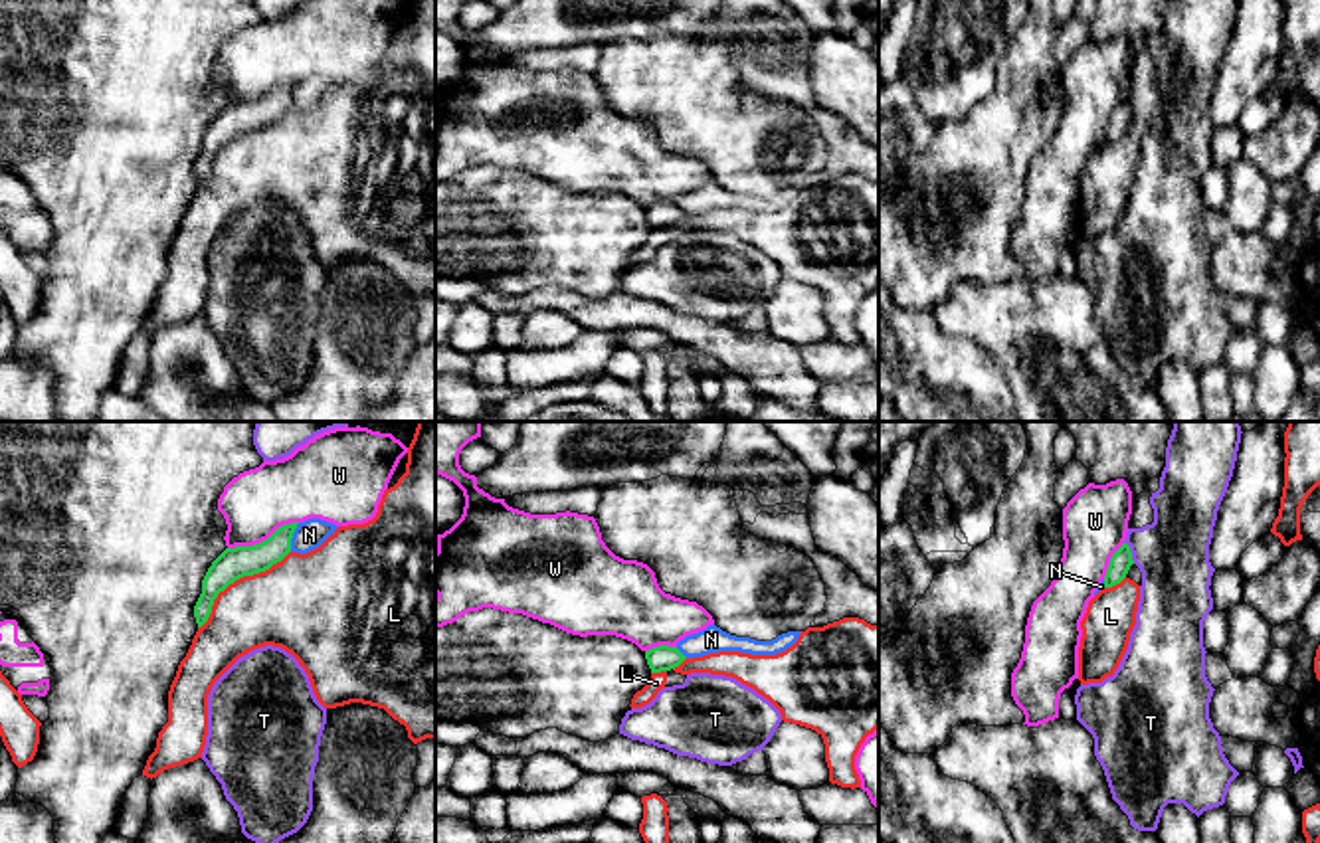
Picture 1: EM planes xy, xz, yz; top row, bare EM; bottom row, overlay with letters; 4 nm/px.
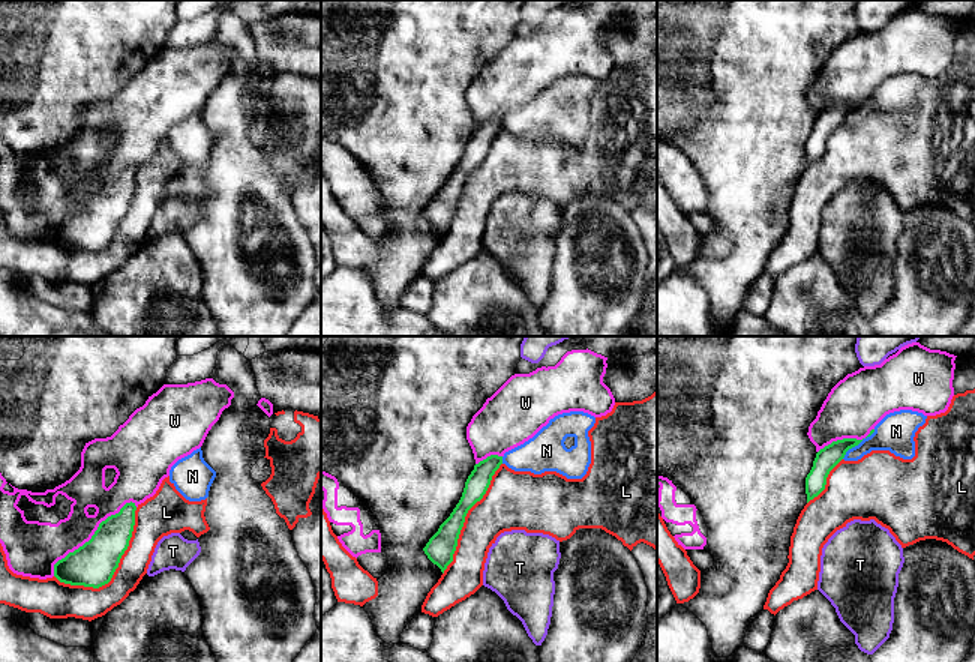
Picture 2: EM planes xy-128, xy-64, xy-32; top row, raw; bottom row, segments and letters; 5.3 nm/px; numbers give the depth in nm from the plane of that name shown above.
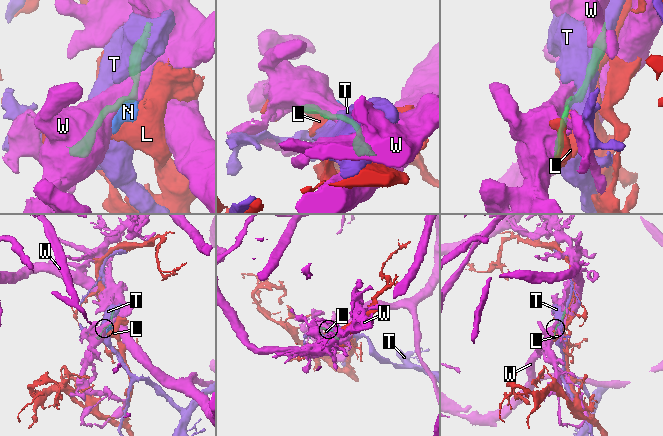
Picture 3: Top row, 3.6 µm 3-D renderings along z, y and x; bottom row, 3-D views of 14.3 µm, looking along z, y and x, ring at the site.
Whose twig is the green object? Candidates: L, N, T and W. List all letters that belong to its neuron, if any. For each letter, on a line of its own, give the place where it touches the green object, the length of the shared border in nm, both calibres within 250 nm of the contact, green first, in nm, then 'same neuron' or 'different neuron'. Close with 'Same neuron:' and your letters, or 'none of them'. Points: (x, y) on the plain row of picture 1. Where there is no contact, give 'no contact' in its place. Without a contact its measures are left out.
L: xy (236, 135) | 500 nm | 130/340 nm | different neuron
N: xy (291, 93) | 130 nm | 130/120 nm | different neuron
T: yz (1131, 109) | 100 nm | 90/300 nm | different neuron
W: xy (264, 97) | 300 nm | 130/280 nm | same neuron
Same neuron: W

